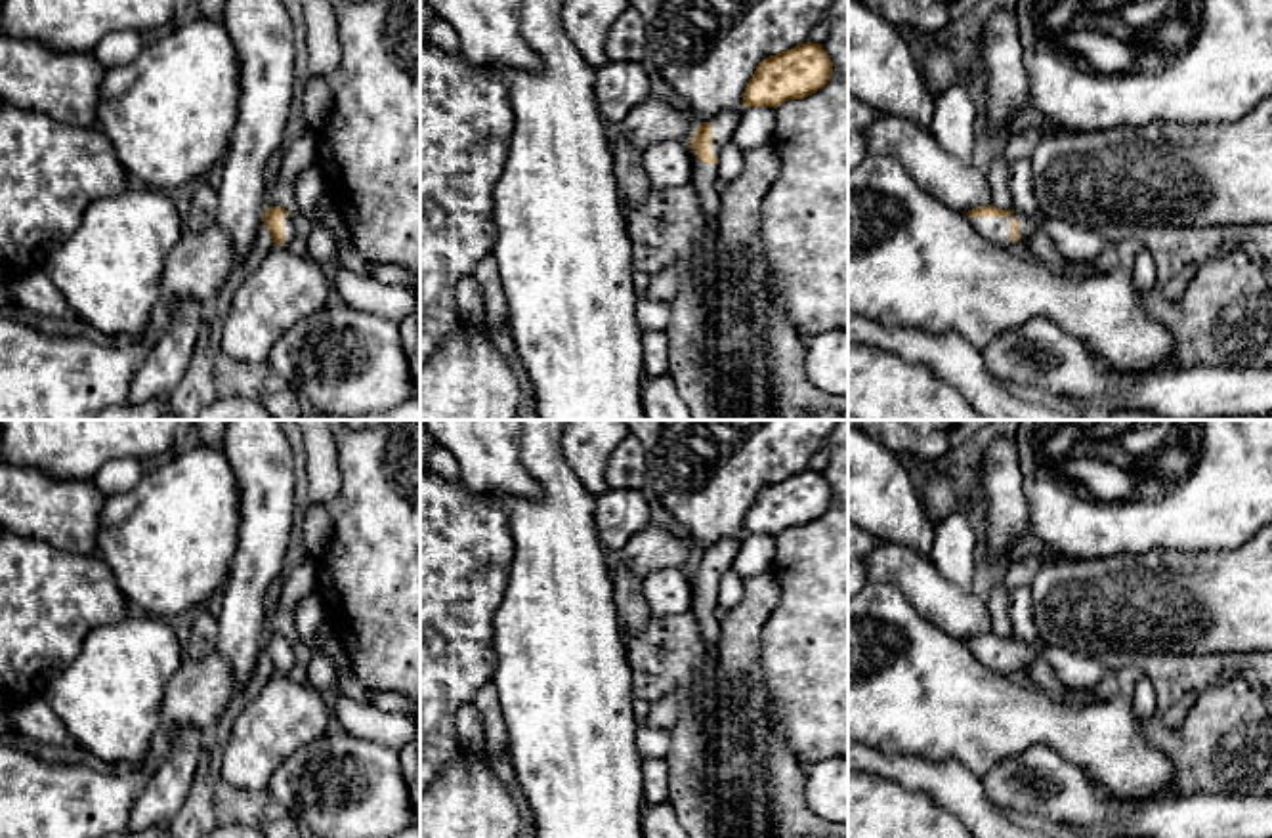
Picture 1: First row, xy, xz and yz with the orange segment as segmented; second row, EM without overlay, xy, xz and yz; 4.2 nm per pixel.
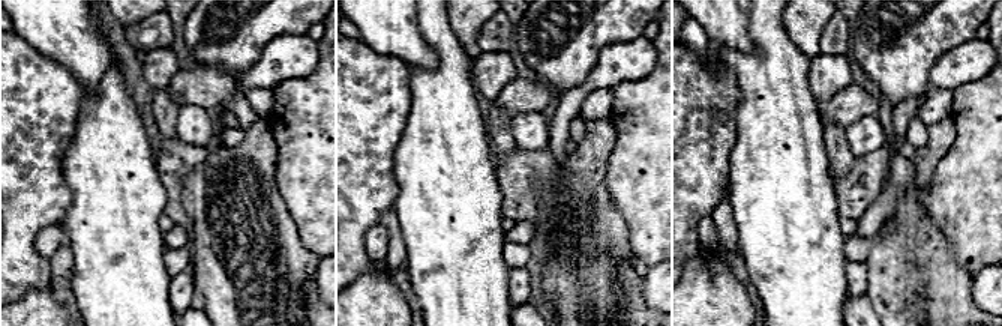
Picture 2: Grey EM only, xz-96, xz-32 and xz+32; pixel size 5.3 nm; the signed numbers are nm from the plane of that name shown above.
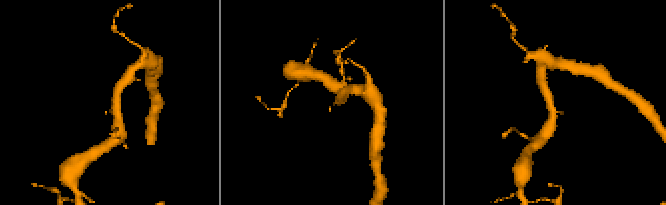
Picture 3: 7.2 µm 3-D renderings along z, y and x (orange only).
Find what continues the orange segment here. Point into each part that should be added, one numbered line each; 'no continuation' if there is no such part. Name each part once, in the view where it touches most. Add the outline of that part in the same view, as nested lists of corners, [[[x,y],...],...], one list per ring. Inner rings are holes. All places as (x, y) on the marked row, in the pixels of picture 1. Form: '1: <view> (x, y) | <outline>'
1: yz (1078, 245) | [[[1018,210],[1008,218],[966,218],[978,233],[1007,248],[1014,248],[1014,242],[1010,241],[1012,218],[1020,223],[1020,241],[1029,239],[1037,229],[1045,229],[1064,258],[1064,263],[1092,263],[1108,244],[1106,233],[1047,218],[1033,220]]]

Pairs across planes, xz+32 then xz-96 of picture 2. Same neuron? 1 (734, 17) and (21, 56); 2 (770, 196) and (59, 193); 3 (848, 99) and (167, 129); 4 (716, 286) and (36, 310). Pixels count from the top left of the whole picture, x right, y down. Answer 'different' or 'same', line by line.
1: different
2: different
3: different
4: same

